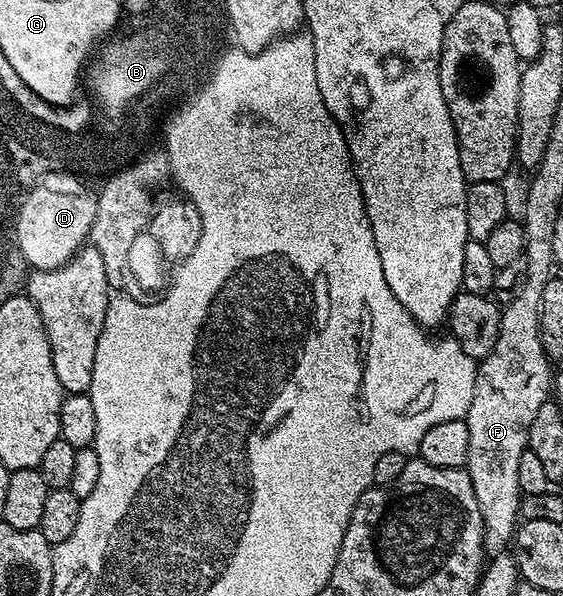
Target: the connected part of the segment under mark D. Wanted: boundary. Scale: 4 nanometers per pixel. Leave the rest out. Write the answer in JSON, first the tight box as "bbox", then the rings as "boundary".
{"bbox":[16,176,97,270],"boundary":[[[46,176],[43,181],[24,194],[22,201],[25,202],[17,209],[20,224],[20,228],[16,231],[18,247],[22,249],[27,265],[34,270],[63,267],[89,241],[89,232],[95,223],[95,211],[97,210],[97,199],[90,186],[71,181],[69,177],[51,179]]]}

